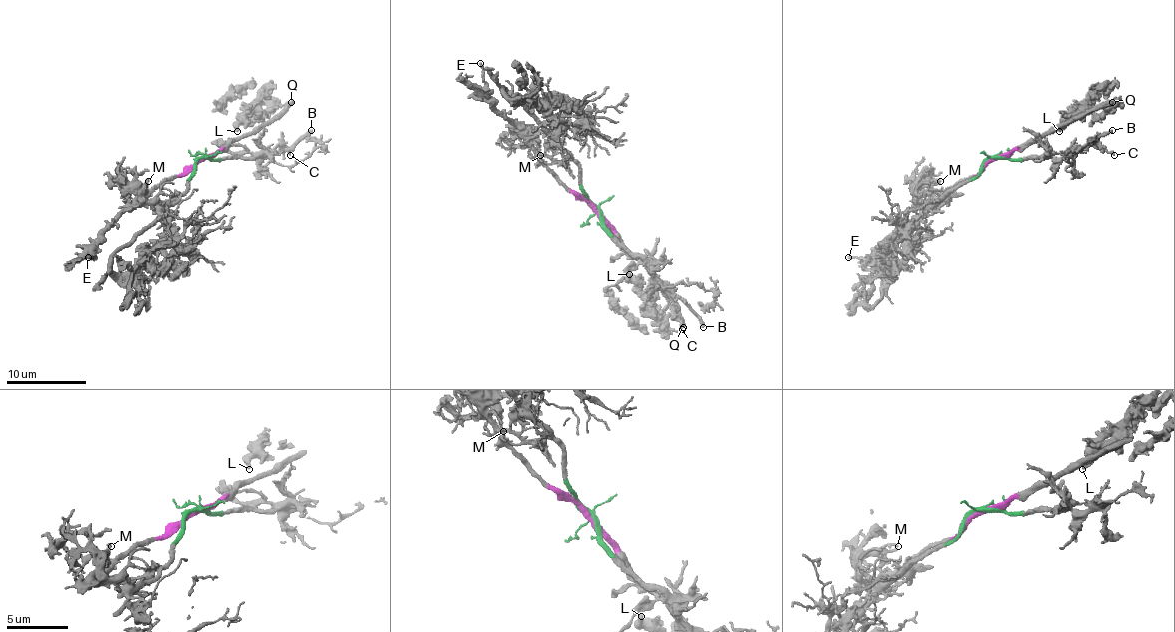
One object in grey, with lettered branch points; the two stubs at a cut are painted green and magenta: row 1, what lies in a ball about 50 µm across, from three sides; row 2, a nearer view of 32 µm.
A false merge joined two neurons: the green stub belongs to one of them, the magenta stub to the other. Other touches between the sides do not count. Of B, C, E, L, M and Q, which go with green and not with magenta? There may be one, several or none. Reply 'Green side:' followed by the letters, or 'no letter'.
Green side: B, C

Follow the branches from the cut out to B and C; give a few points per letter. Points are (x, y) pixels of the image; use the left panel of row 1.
B: (202, 159), (269, 157), (285, 151), (311, 129)
C: (202, 159), (267, 157), (277, 145), (281, 145), (289, 155)

